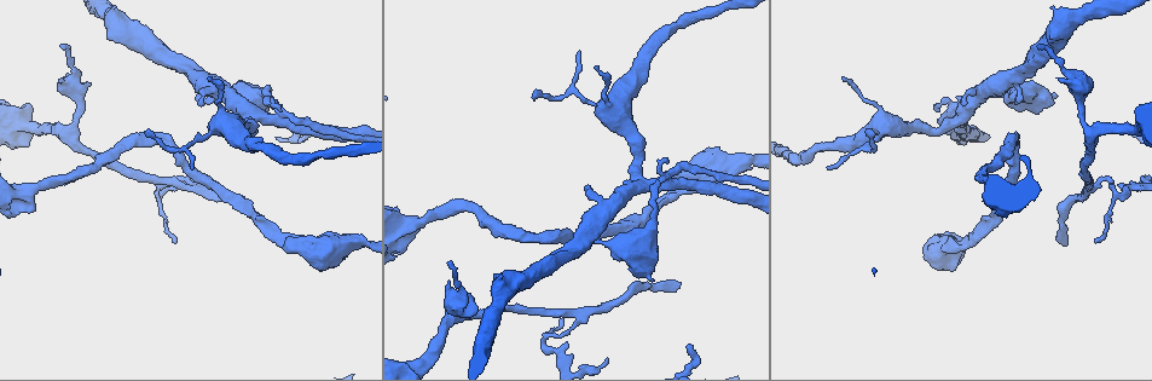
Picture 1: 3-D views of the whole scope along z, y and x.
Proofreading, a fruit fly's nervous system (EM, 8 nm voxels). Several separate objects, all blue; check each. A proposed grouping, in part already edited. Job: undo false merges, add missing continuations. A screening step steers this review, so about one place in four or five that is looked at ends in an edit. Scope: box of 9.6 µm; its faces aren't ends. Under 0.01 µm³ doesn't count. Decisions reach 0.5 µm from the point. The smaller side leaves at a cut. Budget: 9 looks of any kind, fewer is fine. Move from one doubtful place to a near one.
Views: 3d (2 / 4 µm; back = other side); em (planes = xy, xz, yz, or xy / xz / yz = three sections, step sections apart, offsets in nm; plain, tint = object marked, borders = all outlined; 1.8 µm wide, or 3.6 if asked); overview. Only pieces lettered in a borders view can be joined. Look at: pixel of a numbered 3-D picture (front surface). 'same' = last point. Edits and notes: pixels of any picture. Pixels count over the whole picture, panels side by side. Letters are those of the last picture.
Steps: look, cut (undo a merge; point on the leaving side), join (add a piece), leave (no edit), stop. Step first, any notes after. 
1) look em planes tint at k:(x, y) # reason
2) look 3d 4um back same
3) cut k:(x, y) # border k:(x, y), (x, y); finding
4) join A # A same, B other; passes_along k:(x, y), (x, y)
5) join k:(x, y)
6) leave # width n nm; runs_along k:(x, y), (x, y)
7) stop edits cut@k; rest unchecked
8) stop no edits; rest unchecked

look em planes borders at 1:(201, 104) # free end

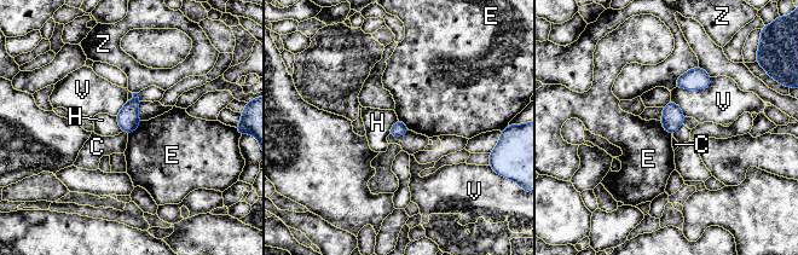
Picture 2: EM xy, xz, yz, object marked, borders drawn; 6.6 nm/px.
leave # C other, E other, H other, V other, Z other; border 2:(142, 121), (128, 134); none of them fits

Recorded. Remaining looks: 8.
look em planes plain at 1:(666, 159) # an open end

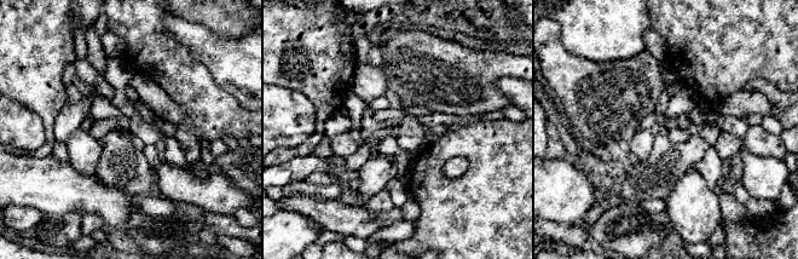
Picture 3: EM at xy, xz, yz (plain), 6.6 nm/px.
look em planes borders same # see the neighbours

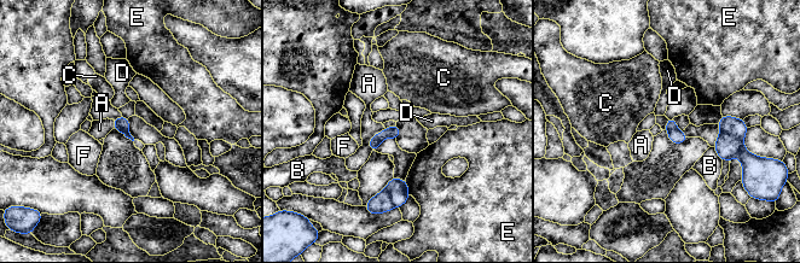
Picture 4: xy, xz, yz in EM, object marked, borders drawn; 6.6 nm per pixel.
cut 4:(726, 145) # longest_contact A 190 nm; A other, B other, C other, D other, E other, F other; border 4:(722, 130), (741, 141), (737, 155); two cells meet here

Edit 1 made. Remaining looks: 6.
look 3d 4um at 1:(1089, 187) # sharp bend

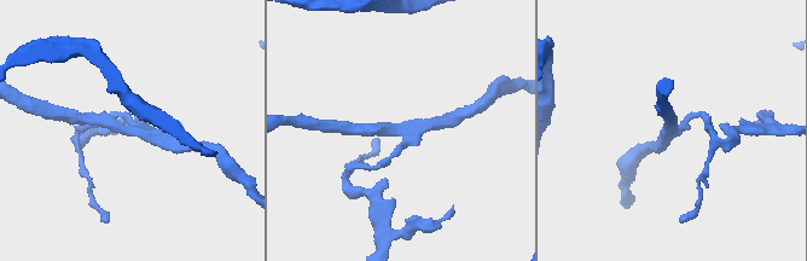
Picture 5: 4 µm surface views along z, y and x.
look em planes plain at 5:(394, 127) # arms 3; need the tissue

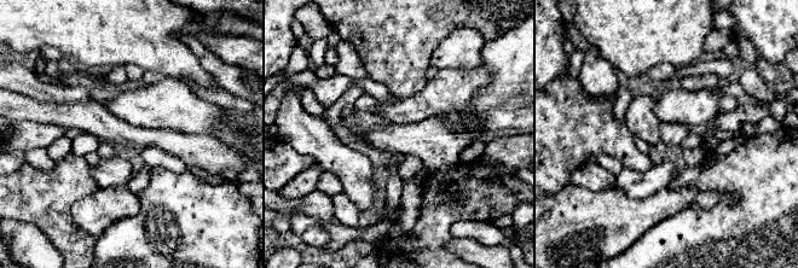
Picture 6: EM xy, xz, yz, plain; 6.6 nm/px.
look em planes borders same

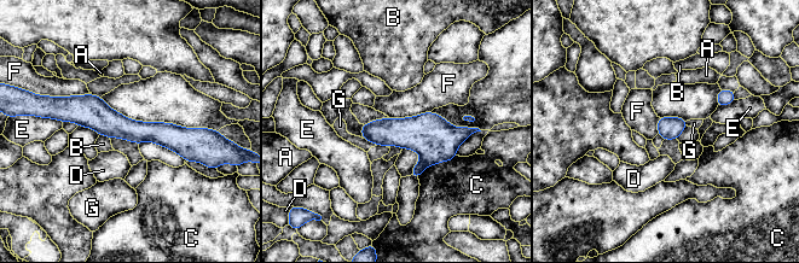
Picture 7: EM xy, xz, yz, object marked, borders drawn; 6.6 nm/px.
cut 7:(420, 167) # width 160 nm; A other, B other, C other, D other, E other, F other, G other; border 7:(422, 159), (427, 164); two cells meet here

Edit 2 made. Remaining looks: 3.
look em planes borders at 1:(461, 288)

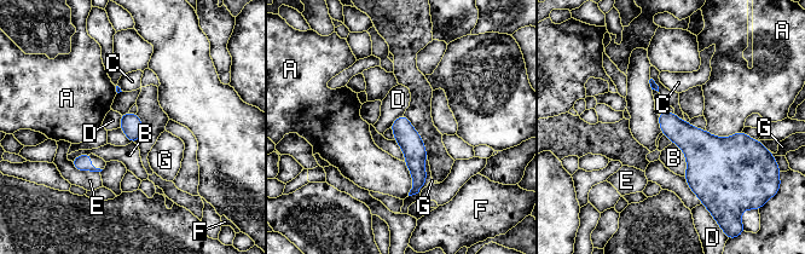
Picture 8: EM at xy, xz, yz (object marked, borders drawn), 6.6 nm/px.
leave # width 140 nm; A other, B other, C other, D other, E other, F other, G other; runs_along 8:(401, 119), (415, 150), (415, 190); one cell here

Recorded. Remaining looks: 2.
stop edits cut@4, cut@7; rest unchecked

